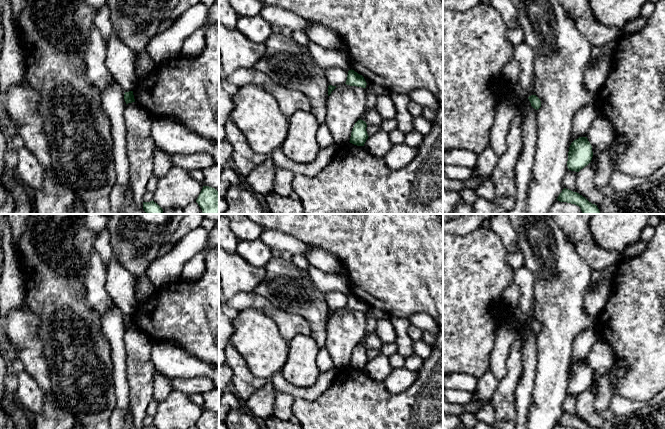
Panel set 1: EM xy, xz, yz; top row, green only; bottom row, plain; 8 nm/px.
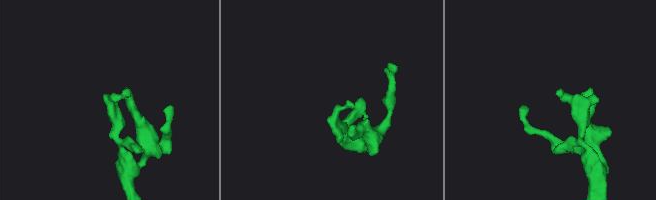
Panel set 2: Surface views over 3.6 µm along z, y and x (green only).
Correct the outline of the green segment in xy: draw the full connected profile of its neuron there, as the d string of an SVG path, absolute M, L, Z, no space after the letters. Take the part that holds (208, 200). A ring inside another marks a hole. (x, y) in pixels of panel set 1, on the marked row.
M203 186L196 202L202 214L219 214L219 192L215 188Z

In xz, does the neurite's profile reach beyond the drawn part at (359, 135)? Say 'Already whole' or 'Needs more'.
Already whole

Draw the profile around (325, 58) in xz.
M311 40L308 42L307 49L314 61L323 70L329 68L342 68L349 71L352 69L348 54L342 54L336 50L321 48Z

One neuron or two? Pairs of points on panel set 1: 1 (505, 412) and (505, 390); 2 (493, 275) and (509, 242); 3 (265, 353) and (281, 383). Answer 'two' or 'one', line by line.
1: one
2: two
3: two

